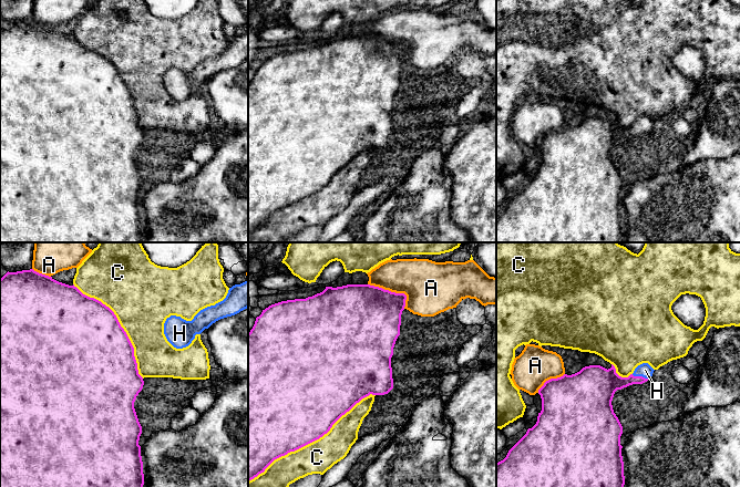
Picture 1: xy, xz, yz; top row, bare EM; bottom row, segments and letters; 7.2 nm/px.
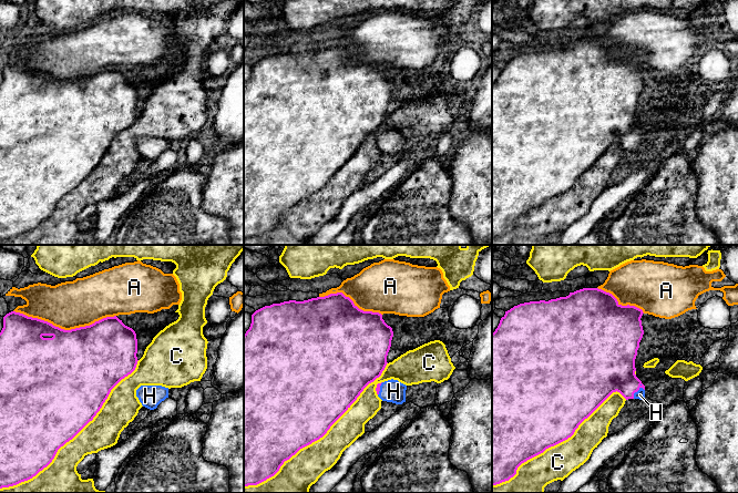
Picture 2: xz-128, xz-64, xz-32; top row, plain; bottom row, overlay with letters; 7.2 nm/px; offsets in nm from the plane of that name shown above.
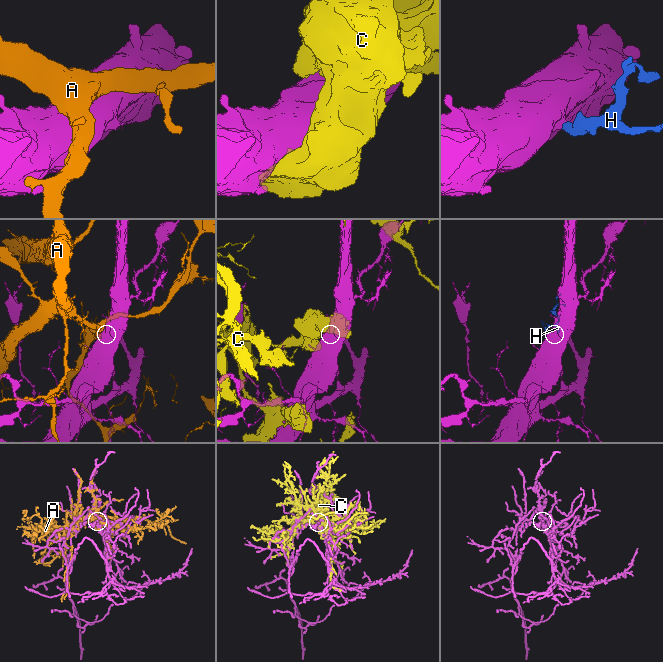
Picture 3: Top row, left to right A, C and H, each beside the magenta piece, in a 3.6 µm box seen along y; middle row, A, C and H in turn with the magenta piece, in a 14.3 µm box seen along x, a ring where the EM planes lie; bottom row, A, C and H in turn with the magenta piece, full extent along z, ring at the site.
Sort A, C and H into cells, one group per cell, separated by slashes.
A / C / H

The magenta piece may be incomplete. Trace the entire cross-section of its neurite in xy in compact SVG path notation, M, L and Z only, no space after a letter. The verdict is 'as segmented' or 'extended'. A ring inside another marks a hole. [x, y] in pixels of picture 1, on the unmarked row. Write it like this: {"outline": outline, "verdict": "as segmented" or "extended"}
{"outline": "M33 21L7 24L0 31L0 242L143 242L138 197L142 178L134 154L144 137L134 100L114 64L101 53Z", "verdict": "as segmented"}

